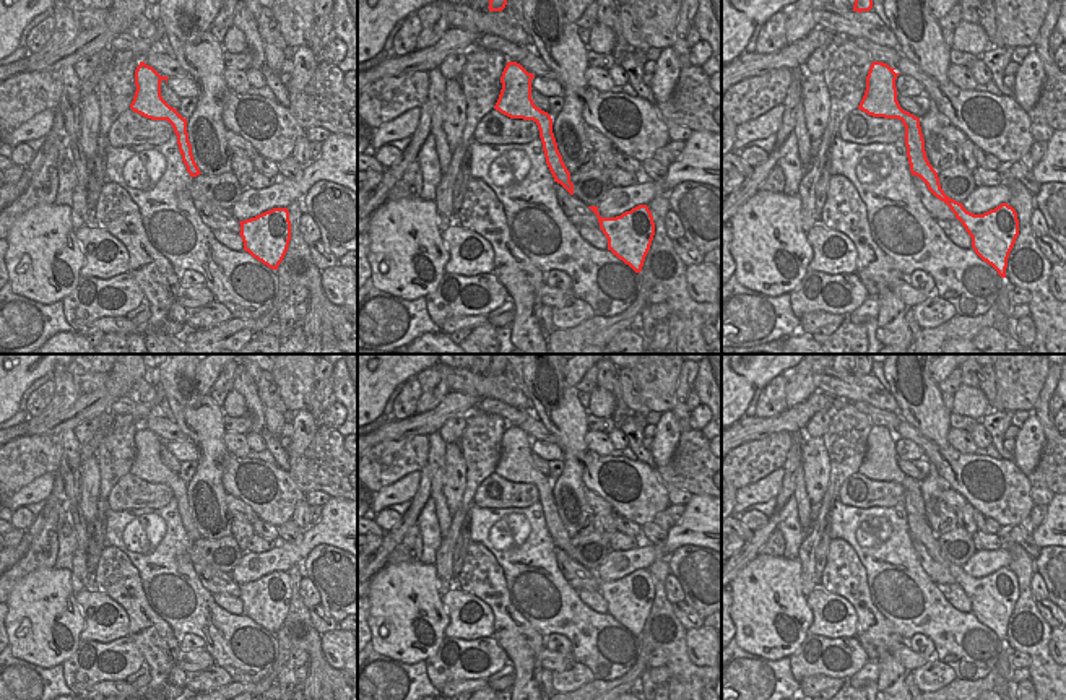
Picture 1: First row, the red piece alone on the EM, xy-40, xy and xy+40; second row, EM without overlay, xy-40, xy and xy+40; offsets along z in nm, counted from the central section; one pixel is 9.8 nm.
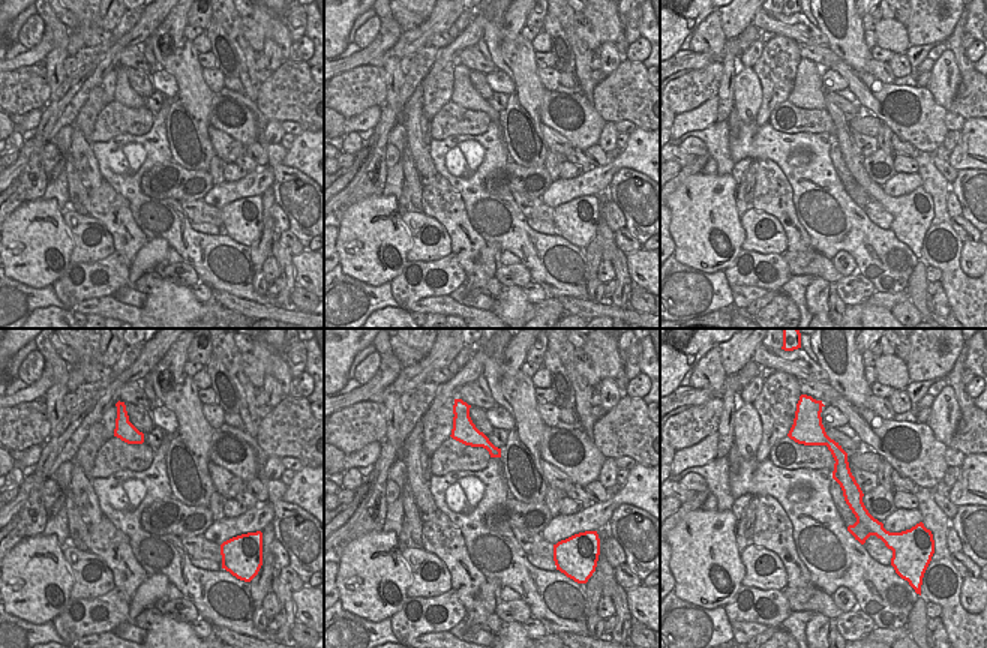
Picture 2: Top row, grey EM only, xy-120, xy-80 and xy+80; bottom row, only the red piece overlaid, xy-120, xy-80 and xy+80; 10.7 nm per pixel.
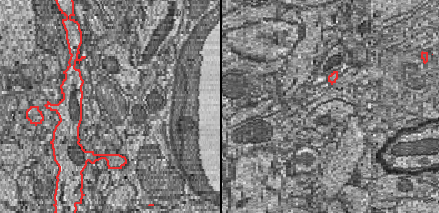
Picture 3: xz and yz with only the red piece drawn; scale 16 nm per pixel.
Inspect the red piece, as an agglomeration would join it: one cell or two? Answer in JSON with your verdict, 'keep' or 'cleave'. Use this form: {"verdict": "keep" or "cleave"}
{"verdict": "cleave"}

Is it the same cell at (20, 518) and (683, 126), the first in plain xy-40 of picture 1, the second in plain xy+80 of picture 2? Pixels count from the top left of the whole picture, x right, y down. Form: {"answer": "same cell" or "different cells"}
{"answer": "different cells"}

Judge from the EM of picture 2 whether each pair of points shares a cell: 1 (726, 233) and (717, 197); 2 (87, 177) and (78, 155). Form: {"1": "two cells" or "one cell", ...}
{"1": "one cell", "2": "one cell"}

